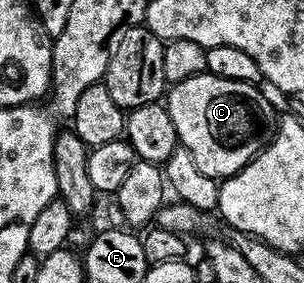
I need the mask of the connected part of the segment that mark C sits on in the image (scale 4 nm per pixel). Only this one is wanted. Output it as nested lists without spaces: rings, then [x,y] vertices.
[[[207,71],[192,78],[184,78],[184,82],[179,84],[169,85],[164,103],[172,118],[172,126],[176,126],[178,143],[190,151],[192,162],[200,166],[203,174],[208,174],[213,180],[221,182],[228,176],[235,176],[244,166],[248,166],[248,162],[255,160],[259,152],[266,147],[268,137],[276,128],[276,115],[274,116],[274,108],[262,90],[257,84],[232,82],[232,78],[220,78]]]

